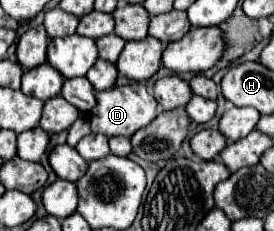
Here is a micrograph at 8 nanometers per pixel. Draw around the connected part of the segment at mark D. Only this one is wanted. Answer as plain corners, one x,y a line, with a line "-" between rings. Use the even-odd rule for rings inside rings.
132,82
128,86
116,86
110,90
96,92
96,106
90,112
92,132
104,136
126,136
130,138
136,130
148,126
158,116
158,102
152,94
148,94
142,82

